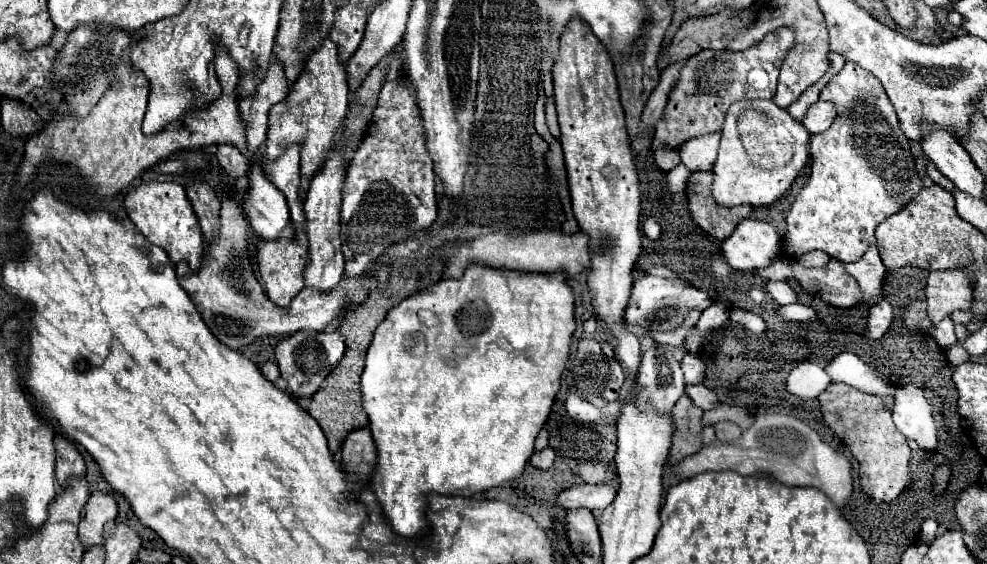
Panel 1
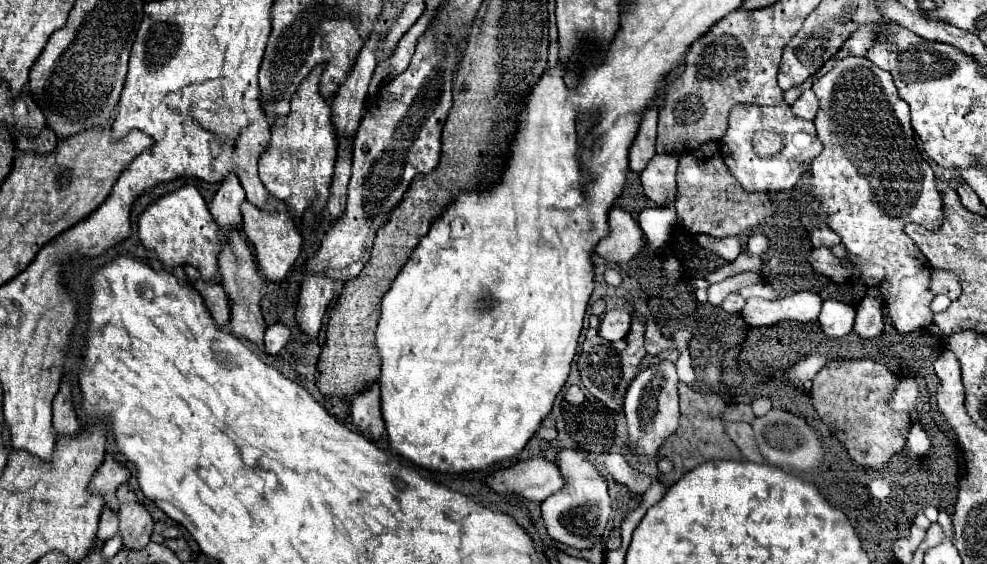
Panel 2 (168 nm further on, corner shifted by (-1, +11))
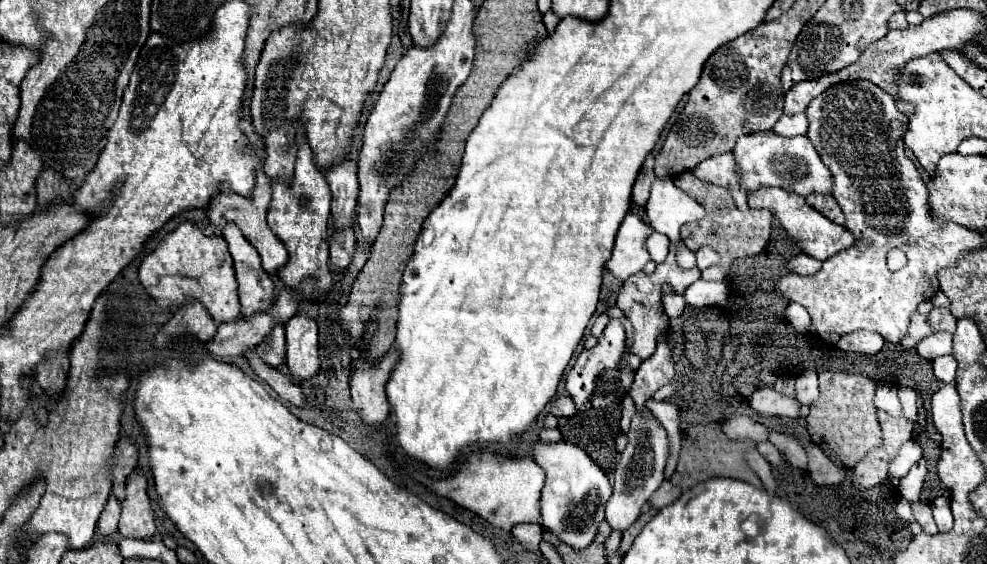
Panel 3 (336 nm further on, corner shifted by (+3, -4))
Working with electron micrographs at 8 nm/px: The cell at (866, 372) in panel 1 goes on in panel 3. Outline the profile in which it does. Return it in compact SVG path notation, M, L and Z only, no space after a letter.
M764 386L764 388L756 390L750 398L750 406L762 414L788 416L788 418L796 418L798 410L800 410L800 404L796 398L780 394L772 386Z

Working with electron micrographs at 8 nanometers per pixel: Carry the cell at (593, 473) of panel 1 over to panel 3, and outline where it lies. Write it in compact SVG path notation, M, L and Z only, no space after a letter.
M664 480L662 482L662 486L650 496L650 504L652 504L652 508L656 508L656 510L660 510L660 508L664 508L664 506L668 506L668 504L672 504L678 496L682 494L682 490L680 488L676 488L676 496L674 496L674 486L668 482L668 480Z

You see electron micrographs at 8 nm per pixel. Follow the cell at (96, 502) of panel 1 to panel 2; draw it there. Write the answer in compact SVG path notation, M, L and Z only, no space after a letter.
M108 453L106 459L102 461L102 465L98 467L98 471L94 473L92 481L90 481L90 491L102 493L106 503L110 505L110 509L118 509L116 489L120 483L128 481L128 477L130 477L130 471Z

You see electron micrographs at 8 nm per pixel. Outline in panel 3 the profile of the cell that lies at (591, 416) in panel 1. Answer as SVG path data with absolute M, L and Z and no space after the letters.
M560 396L560 398L554 398L552 400L552 404L550 404L552 408L552 414L554 416L574 416L576 414L576 406L574 406L574 402L572 402L572 398L570 396Z

